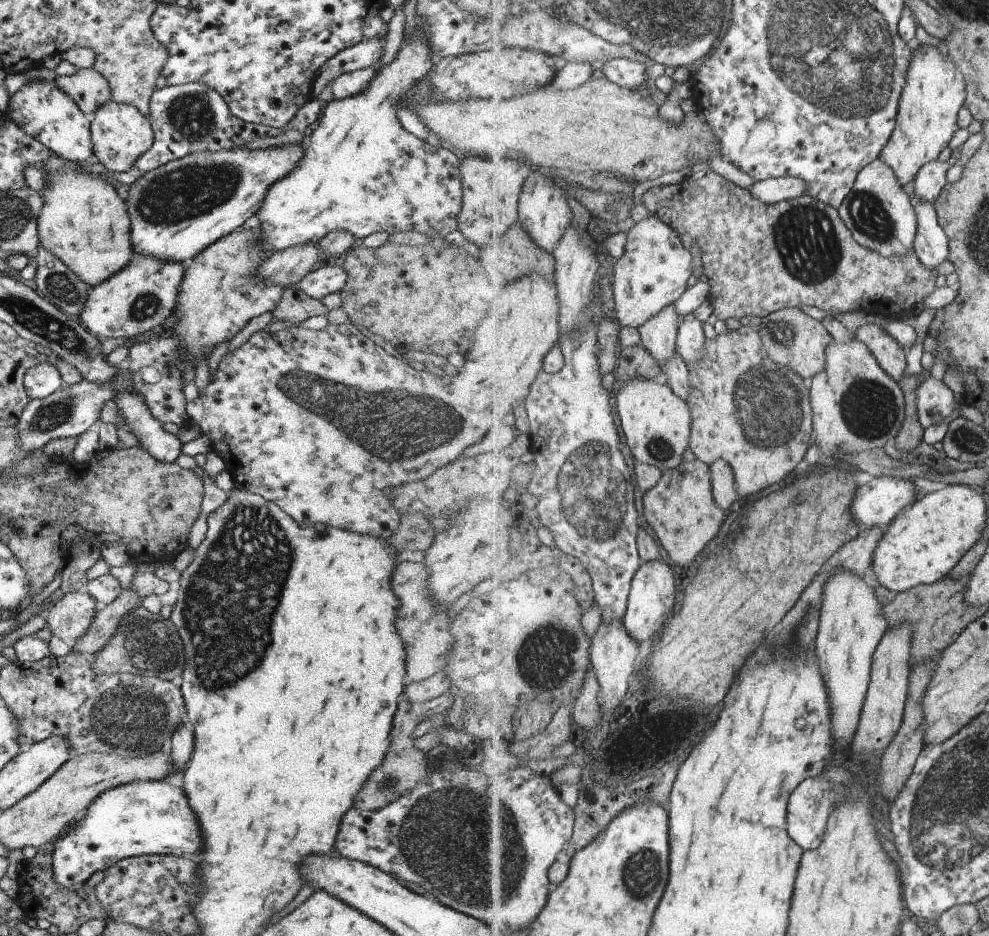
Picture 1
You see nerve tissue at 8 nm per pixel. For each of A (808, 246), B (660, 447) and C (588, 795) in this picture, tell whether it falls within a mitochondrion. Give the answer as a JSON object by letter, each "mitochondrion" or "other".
{"A":"mitochondrion","B":"mitochondrion","C":"other"}

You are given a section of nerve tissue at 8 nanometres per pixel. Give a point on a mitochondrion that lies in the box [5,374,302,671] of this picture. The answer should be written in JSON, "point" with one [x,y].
{"point":[54,413]}

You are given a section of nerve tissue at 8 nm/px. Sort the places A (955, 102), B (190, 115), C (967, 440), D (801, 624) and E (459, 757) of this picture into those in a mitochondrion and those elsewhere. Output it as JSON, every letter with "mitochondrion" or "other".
{"A":"other","B":"mitochondrion","C":"mitochondrion","D":"mitochondrion","E":"other"}

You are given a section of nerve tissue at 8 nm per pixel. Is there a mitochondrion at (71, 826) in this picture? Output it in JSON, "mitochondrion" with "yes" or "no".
{"mitochondrion":"no"}

